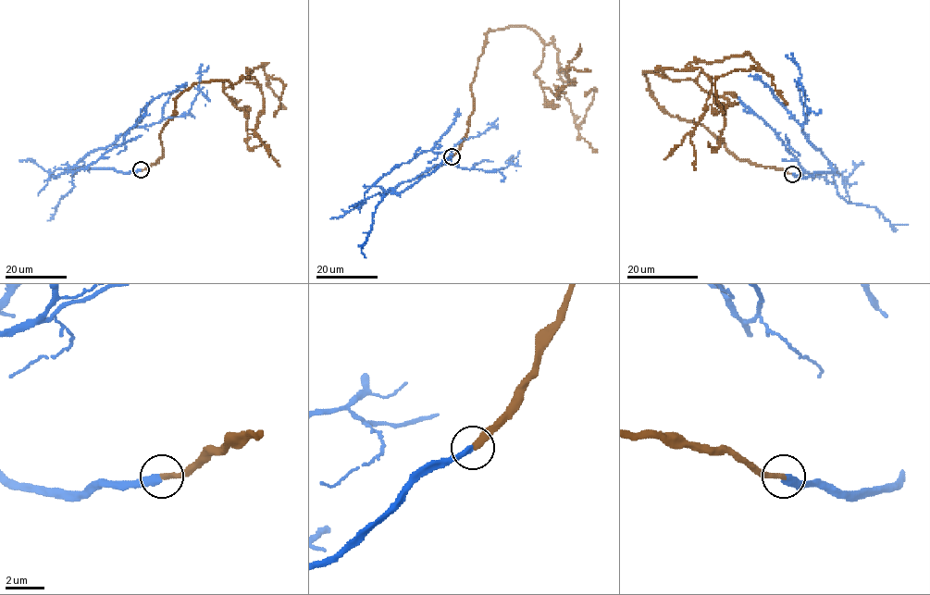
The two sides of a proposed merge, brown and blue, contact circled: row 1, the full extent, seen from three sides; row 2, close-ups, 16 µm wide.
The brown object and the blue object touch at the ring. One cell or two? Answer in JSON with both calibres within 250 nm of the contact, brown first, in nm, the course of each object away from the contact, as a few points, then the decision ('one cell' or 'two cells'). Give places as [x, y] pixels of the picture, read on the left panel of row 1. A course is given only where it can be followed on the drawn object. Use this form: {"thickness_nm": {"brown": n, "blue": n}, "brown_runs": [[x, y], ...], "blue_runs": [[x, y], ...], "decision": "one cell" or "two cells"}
{"thickness_nm": {"brown": 280, "blue": 320}, "brown_runs": [[141, 169], [162, 156], [162, 129], [194, 83], [238, 83], [263, 64], [282, 83], [273, 117]], "blue_runs": [[141, 169], [77, 165], [133, 128], [184, 117], [208, 66]], "decision": "one cell"}

